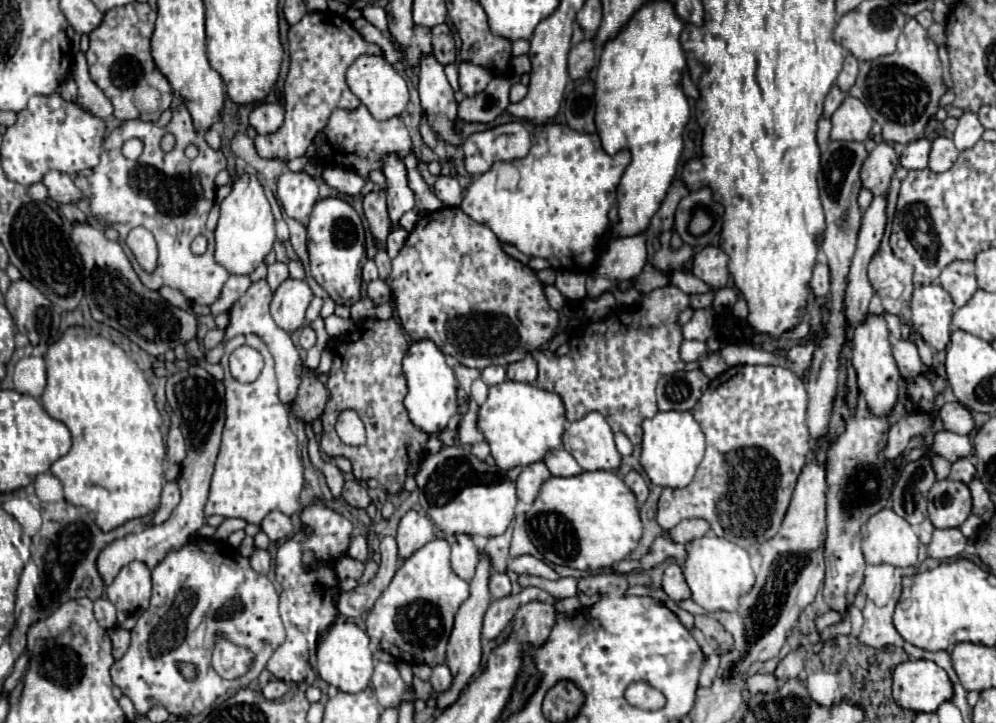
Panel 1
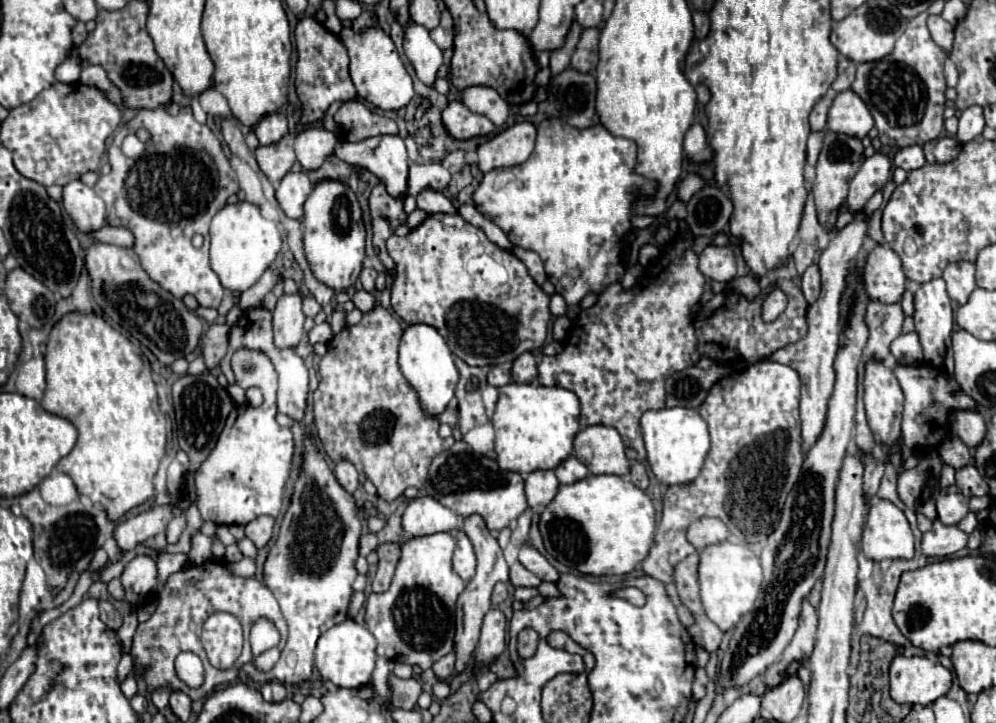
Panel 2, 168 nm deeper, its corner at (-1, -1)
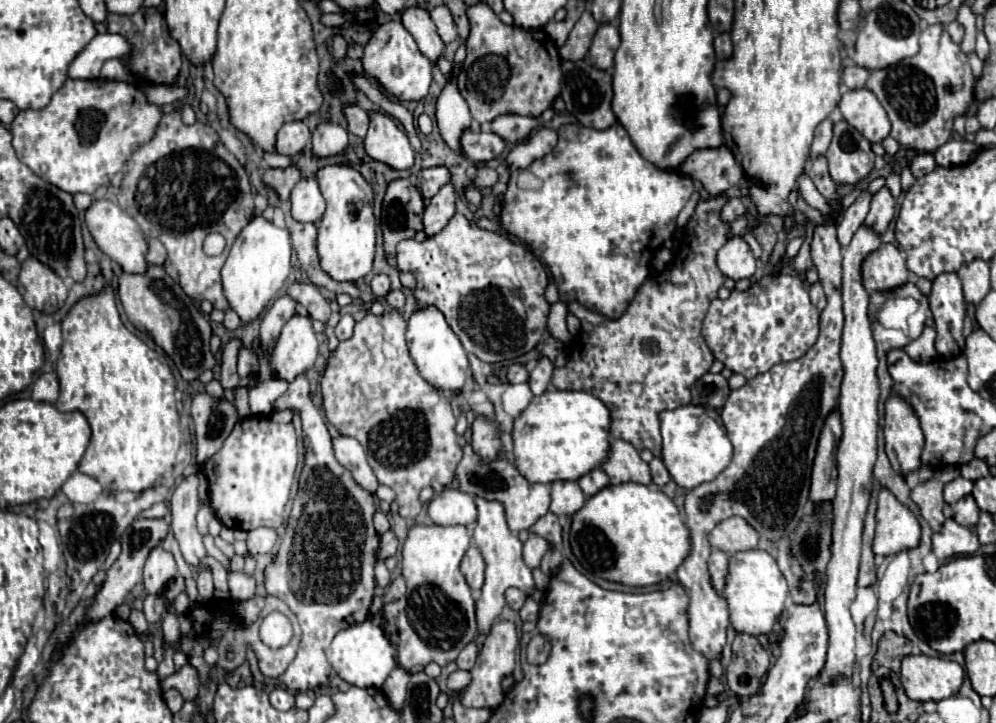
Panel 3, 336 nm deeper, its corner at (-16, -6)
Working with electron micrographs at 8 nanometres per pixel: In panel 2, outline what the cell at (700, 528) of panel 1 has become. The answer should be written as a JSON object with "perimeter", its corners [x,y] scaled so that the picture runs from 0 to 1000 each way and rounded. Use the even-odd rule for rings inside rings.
{"perimeter":[[[704,715],[698,723],[692,726],[690,732],[690,746],[698,759],[708,759],[712,754],[724,751],[734,746],[734,737],[730,732],[730,726],[724,718],[716,718],[716,715]]]}

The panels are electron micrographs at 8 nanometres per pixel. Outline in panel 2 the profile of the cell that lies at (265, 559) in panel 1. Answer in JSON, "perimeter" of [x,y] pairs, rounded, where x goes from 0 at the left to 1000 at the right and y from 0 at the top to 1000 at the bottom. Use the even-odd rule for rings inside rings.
{"perimeter":[[[242,773],[238,779],[230,779],[230,787],[234,787],[234,793],[238,793],[238,798],[254,798],[256,795],[256,776]]]}

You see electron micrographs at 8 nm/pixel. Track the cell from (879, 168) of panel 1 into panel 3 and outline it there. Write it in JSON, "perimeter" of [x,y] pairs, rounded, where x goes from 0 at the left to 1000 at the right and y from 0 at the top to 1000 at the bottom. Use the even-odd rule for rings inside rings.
{"perimeter":[[[867,263],[859,279],[847,293],[847,302],[841,313],[841,335],[843,340],[851,340],[851,335],[855,332],[857,321],[865,313],[871,290],[873,290],[873,277],[876,277],[876,268],[871,263]]]}

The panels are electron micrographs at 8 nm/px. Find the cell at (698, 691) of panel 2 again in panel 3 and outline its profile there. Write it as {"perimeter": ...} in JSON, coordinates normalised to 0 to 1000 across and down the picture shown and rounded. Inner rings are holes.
{"perimeter":[[[747,761],[733,769],[729,811],[723,824],[731,833],[733,863],[739,877],[773,877],[787,844],[791,808],[779,780],[779,775],[767,761]]]}

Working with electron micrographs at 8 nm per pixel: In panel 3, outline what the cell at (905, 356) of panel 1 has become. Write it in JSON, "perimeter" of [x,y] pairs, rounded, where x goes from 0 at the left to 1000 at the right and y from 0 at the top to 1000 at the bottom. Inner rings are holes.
{"perimeter":[[[928,454],[922,470],[916,470],[912,479],[908,479],[908,487],[920,501],[936,501],[940,495],[938,467],[940,467],[938,454]]]}

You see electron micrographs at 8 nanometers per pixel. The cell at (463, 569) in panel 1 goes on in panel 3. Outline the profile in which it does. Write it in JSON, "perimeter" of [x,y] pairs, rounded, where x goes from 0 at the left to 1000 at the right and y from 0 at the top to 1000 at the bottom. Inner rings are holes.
{"perimeter":[[[472,755],[466,775],[464,775],[464,783],[462,783],[468,805],[472,808],[474,816],[482,816],[484,808],[486,808],[486,788],[488,788],[488,777],[482,766],[482,761],[478,755]]]}

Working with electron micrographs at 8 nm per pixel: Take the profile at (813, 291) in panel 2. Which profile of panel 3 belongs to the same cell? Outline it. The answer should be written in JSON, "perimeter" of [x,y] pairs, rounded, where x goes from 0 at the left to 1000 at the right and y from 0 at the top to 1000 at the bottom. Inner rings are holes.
{"perimeter":[[[819,390],[819,393],[813,396],[813,415],[815,415],[815,420],[821,429],[827,429],[827,423],[829,423],[829,407],[827,407],[827,398],[825,398],[823,390]]]}

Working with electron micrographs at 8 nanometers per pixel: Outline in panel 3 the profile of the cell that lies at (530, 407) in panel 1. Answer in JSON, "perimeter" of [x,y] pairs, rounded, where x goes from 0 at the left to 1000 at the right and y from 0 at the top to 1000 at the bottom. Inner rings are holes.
{"perimeter":[[[548,539],[534,550],[528,567],[516,578],[516,633],[520,653],[530,667],[552,669],[558,664],[580,664],[610,631],[610,564],[590,542]]]}

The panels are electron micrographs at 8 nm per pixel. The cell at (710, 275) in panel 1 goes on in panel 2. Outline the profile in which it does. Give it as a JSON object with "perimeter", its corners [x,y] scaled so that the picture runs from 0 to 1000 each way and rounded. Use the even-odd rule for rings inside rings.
{"perimeter":[[[712,339],[706,344],[706,350],[702,355],[702,372],[708,383],[712,383],[716,389],[732,391],[740,378],[738,353],[732,342]]]}

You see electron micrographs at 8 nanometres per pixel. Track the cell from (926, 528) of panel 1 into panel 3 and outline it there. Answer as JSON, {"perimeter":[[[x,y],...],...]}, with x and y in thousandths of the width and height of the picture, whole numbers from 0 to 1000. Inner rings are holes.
{"perimeter":[[[948,645],[944,650],[940,650],[934,664],[922,669],[916,678],[916,692],[920,697],[924,697],[924,708],[938,736],[942,736],[950,719],[946,711],[946,697],[948,697],[946,678],[952,667],[956,667],[962,658],[964,658],[962,645]]]}

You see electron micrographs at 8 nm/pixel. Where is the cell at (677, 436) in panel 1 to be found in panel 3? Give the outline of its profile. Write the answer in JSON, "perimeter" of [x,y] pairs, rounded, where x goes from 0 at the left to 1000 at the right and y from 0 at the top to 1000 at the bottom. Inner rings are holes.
{"perimeter":[[[695,559],[679,567],[669,567],[663,573],[663,595],[665,595],[665,636],[675,664],[683,675],[695,678],[705,667],[717,664],[735,636],[735,614],[729,603],[721,570],[717,567],[707,567]],[[705,573],[709,573],[707,581],[703,581]]]}

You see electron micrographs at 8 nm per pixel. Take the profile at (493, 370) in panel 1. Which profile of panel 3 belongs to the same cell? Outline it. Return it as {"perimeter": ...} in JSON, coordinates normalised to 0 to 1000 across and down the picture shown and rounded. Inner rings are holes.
{"perimeter":[[[516,503],[510,509],[510,528],[512,531],[520,531],[520,528],[530,528],[530,515],[524,503]]]}

